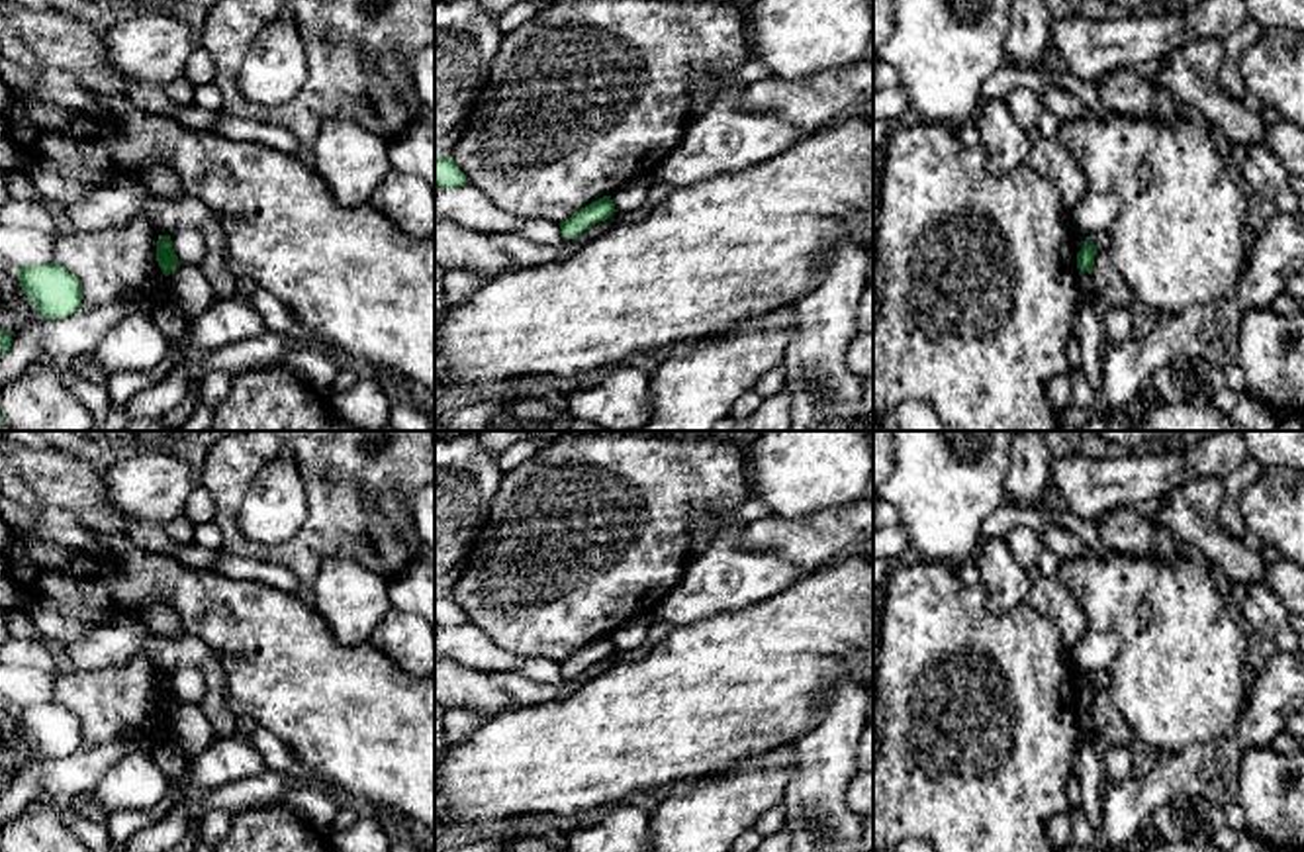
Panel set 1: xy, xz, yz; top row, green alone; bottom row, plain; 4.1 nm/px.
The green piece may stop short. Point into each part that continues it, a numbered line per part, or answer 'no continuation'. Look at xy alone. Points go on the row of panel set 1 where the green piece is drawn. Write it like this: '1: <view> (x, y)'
no continuation

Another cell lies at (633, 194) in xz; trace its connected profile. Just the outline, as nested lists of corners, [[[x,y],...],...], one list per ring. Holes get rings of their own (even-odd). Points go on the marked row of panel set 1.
[[[644,174],[629,180],[621,190],[611,194],[617,212],[630,212],[646,204],[648,190],[658,180],[658,174]]]

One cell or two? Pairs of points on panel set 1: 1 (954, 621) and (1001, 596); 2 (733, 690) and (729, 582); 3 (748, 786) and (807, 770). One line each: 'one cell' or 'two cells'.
1: two cells
2: two cells
3: two cells

